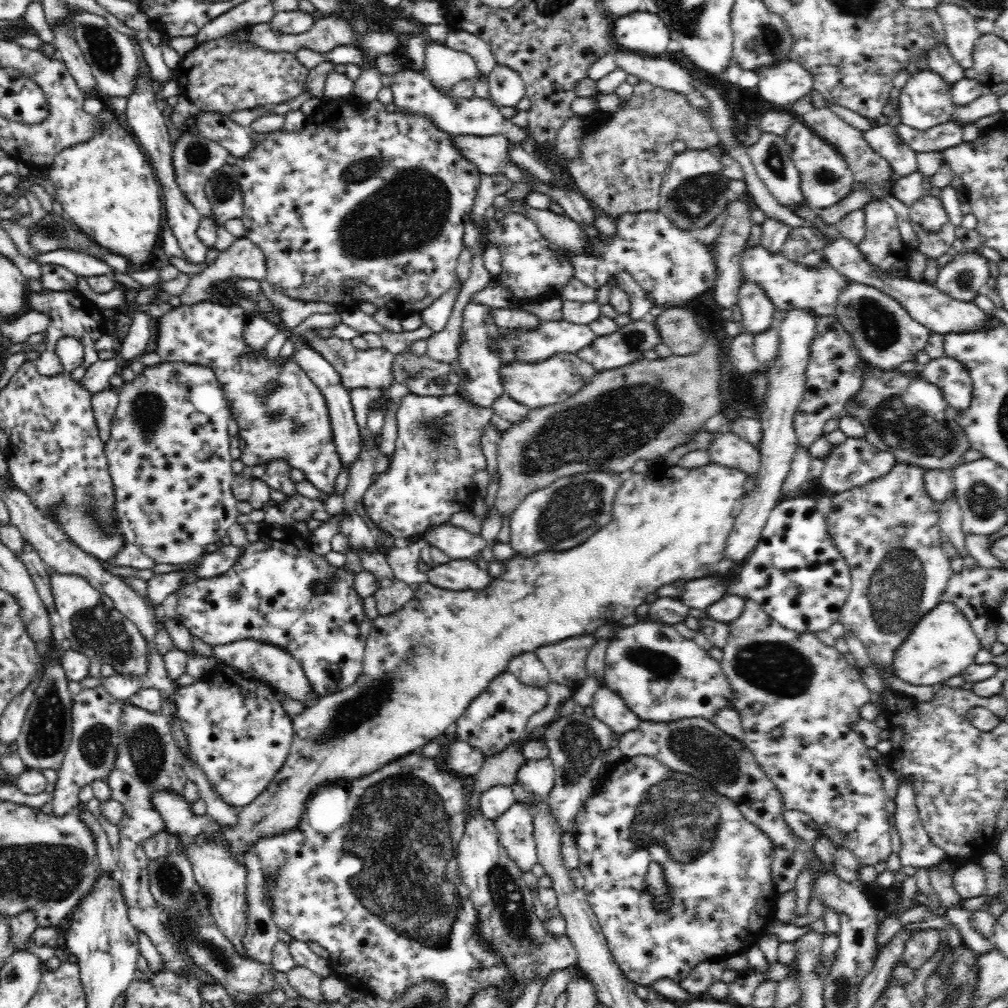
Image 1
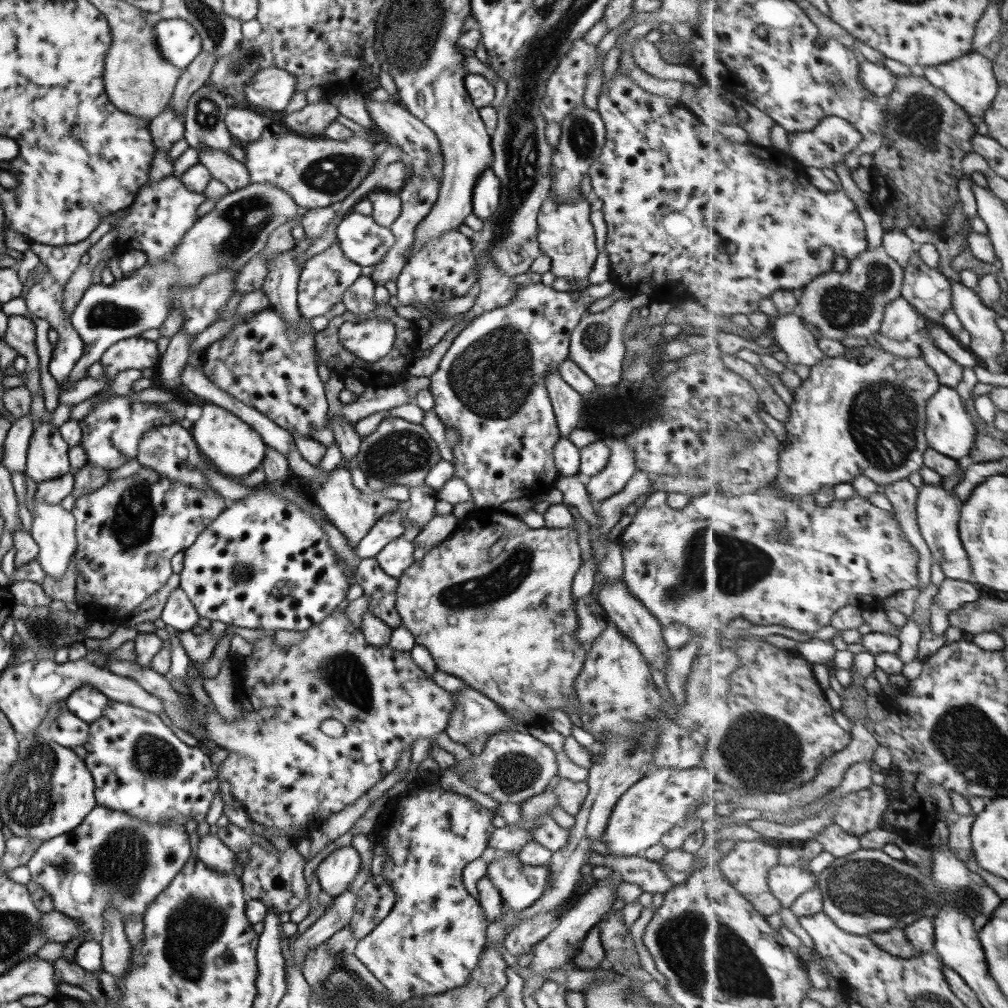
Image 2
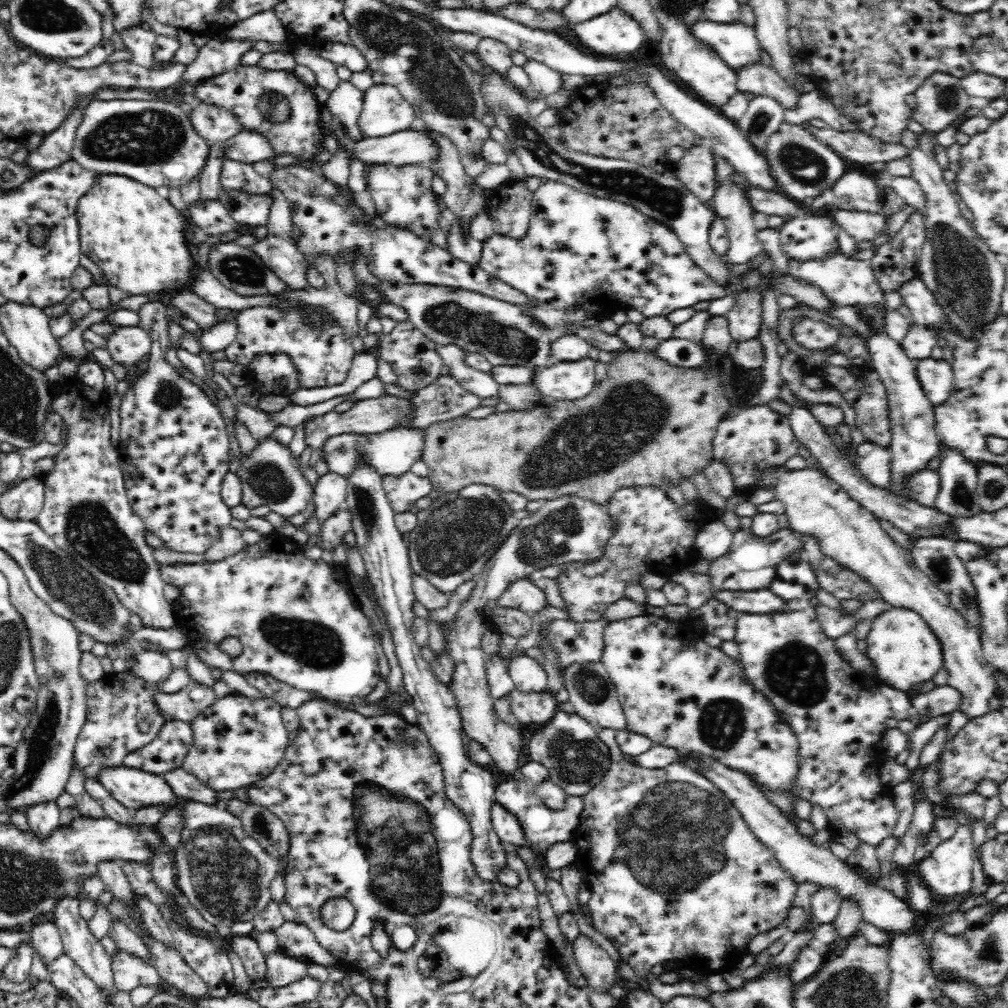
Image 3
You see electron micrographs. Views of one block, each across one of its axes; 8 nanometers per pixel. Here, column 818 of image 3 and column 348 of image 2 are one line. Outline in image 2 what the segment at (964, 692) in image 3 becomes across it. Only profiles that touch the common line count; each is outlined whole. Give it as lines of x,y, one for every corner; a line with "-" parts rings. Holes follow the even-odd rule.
336,467
329,472
327,480
313,489
313,502
323,511
325,520
329,521
347,541
351,550
363,539
373,523
382,515
396,509
398,501
383,498
380,491
364,494
353,487
349,471
345,467

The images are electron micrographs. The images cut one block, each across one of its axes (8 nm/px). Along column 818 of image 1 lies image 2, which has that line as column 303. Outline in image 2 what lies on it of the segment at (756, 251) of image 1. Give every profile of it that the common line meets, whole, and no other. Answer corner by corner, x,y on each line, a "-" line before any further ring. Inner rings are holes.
335,239
326,249
314,254
303,263
297,285
297,311
304,319
325,315
333,305
342,303
343,292
360,276
358,264
351,263
342,253

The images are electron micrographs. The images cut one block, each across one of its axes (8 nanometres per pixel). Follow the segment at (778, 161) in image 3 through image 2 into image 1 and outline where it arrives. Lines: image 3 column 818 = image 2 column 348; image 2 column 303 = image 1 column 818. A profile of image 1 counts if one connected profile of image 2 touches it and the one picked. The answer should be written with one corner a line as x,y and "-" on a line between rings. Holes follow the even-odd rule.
798,121
790,126
790,130
784,137
786,142
793,148
791,159
800,175
800,194
808,205
815,209
829,207
849,193
854,178
846,160
837,152
835,147

